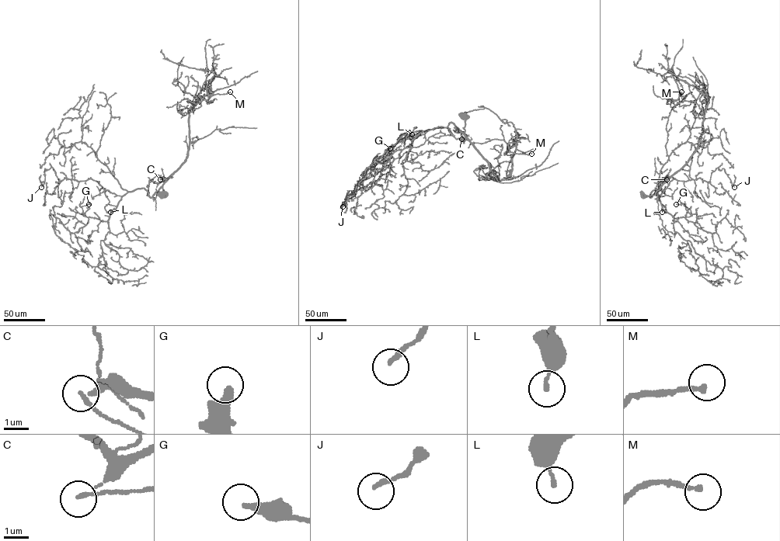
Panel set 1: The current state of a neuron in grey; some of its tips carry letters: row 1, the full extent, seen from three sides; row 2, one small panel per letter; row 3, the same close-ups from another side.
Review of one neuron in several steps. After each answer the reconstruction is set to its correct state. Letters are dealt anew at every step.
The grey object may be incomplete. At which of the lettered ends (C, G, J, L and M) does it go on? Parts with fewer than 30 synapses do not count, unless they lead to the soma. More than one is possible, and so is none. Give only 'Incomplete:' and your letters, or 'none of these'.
Incomplete: none of these

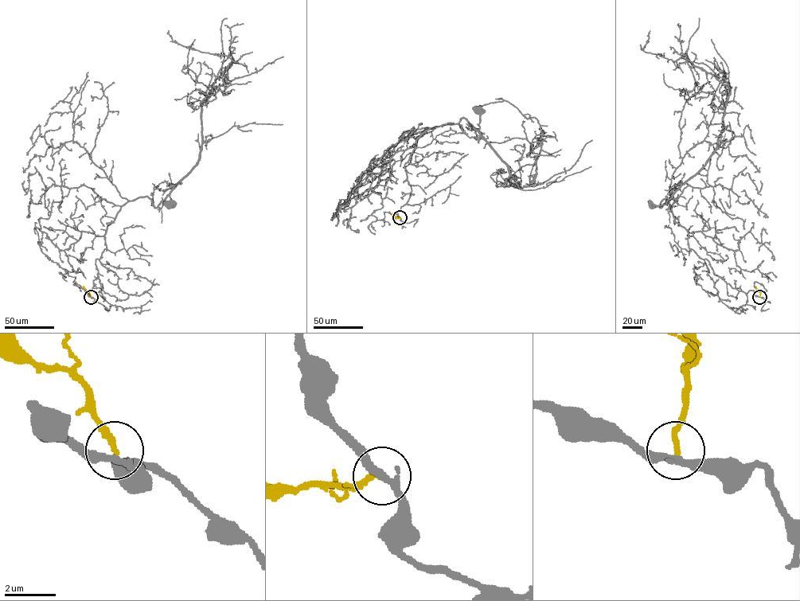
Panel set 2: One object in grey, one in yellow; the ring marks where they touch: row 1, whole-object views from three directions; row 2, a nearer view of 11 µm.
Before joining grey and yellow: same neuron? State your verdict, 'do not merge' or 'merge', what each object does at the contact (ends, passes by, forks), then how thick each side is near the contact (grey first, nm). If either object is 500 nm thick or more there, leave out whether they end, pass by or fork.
do not merge; grey passes by; yellow ends there; 280 nm thick on the grey side, 240 nm on the other

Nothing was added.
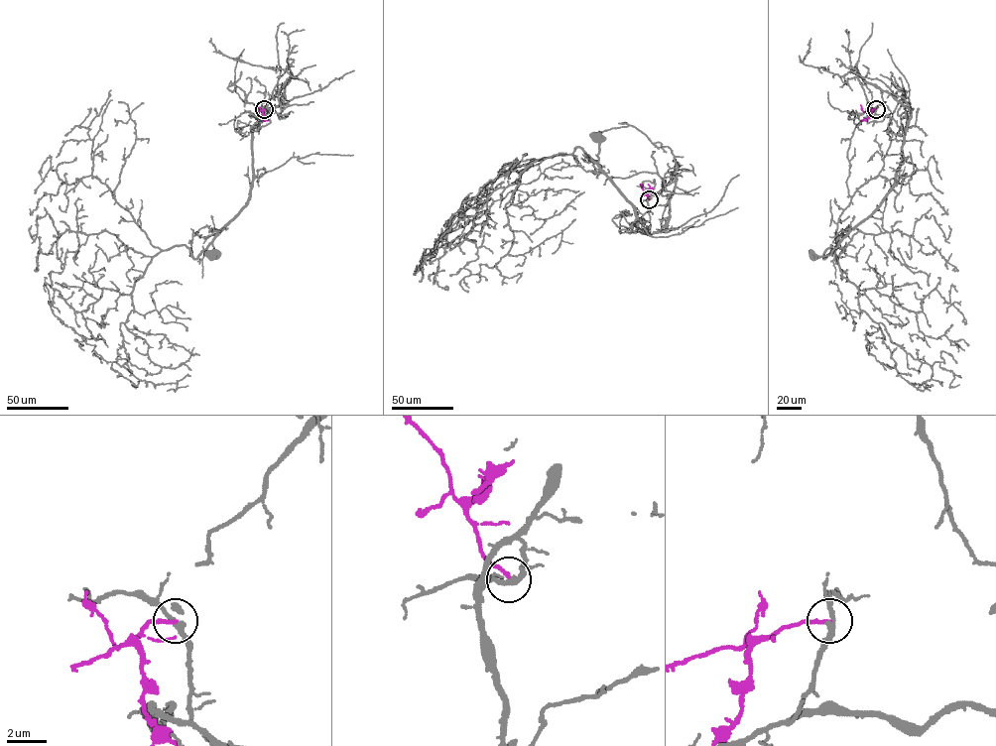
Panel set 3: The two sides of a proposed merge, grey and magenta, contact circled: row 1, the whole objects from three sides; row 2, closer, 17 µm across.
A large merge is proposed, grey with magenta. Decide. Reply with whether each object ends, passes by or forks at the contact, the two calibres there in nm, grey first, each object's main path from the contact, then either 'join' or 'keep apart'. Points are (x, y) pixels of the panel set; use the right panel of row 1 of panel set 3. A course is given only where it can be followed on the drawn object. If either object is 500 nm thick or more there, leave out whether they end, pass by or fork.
grey passes by; magenta ends there; 280 nm thick on the grey side, 190 nm on the other; grey runs (876, 109), (873, 115), (886, 114), (904, 132), (902, 164), (894, 187), (830, 254), (813, 255); magenta runs (876, 109), (864, 119), (866, 120); keep apart

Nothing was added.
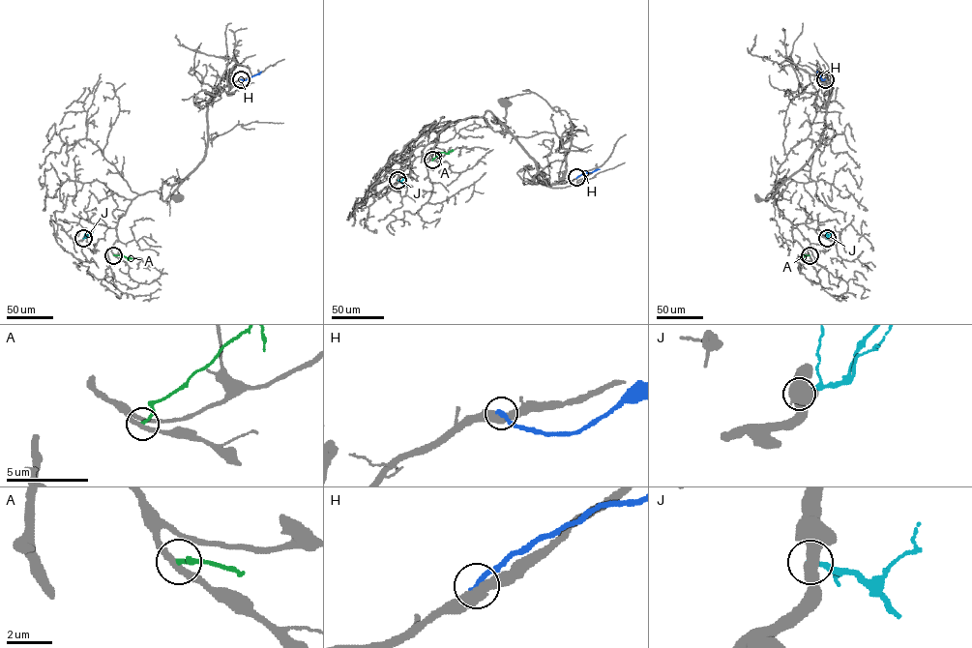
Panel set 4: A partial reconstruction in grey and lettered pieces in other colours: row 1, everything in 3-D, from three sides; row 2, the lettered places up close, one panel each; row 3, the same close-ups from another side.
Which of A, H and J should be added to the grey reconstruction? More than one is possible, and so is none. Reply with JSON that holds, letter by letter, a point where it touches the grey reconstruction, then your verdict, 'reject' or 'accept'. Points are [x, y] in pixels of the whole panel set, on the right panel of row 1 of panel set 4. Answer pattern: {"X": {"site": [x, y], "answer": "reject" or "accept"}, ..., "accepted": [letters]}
{"A": {"site": [810, 255], "answer": "reject"}, "H": {"site": [825, 79], "answer": "reject"}, "J": {"site": [827, 238], "answer": "reject"}, "accepted": []}

